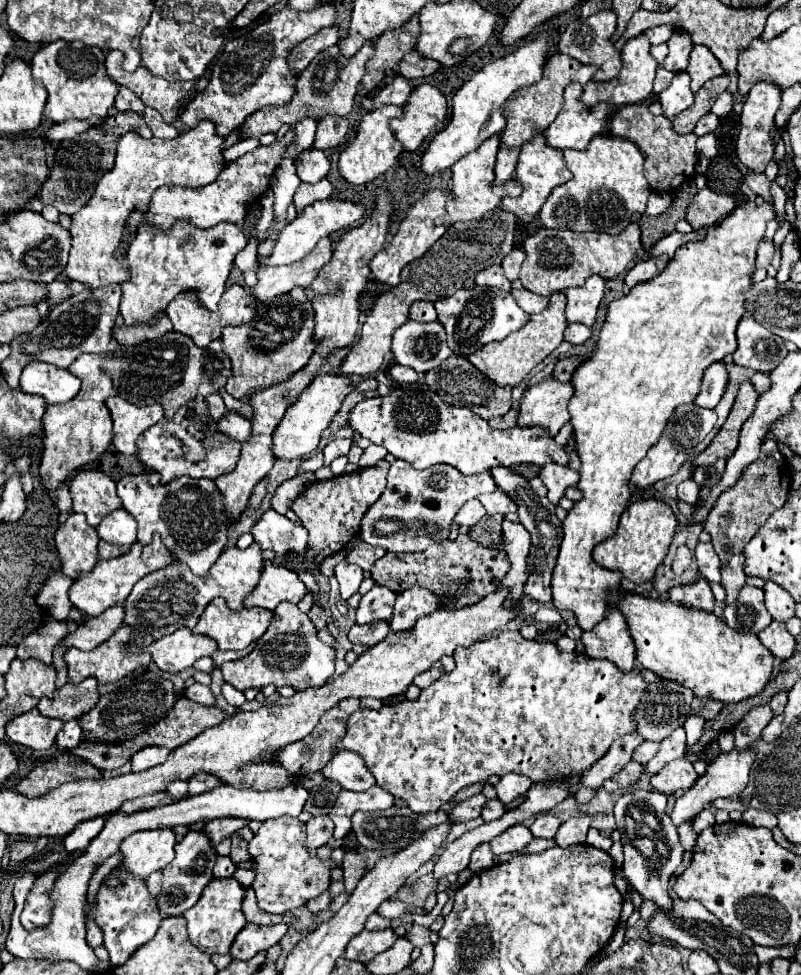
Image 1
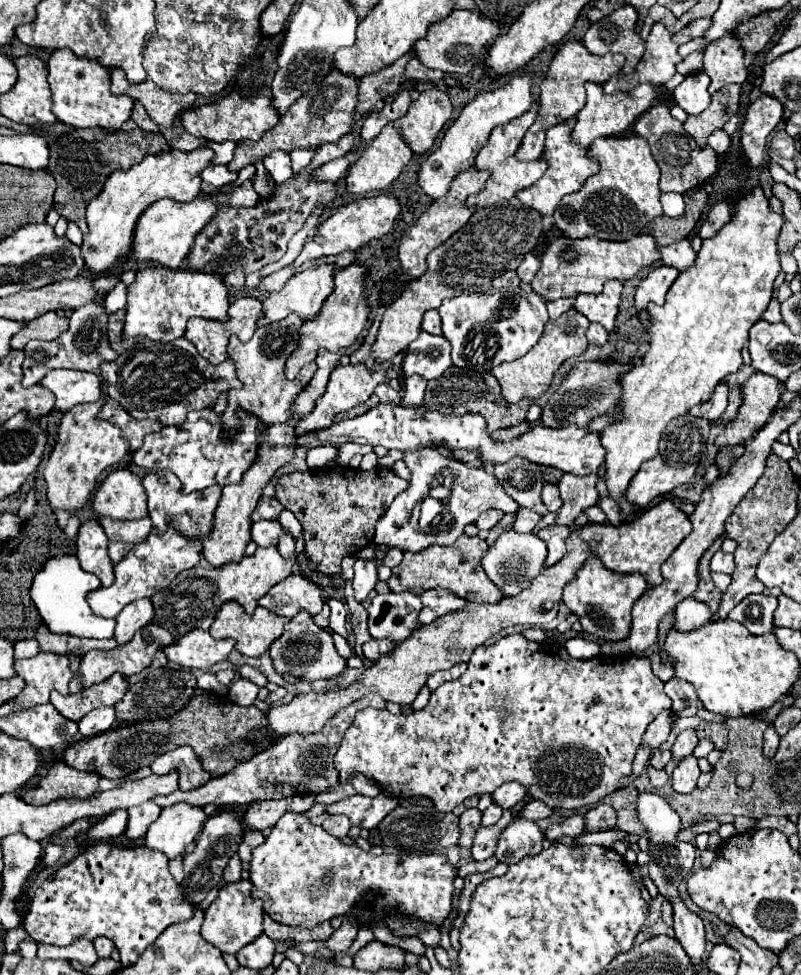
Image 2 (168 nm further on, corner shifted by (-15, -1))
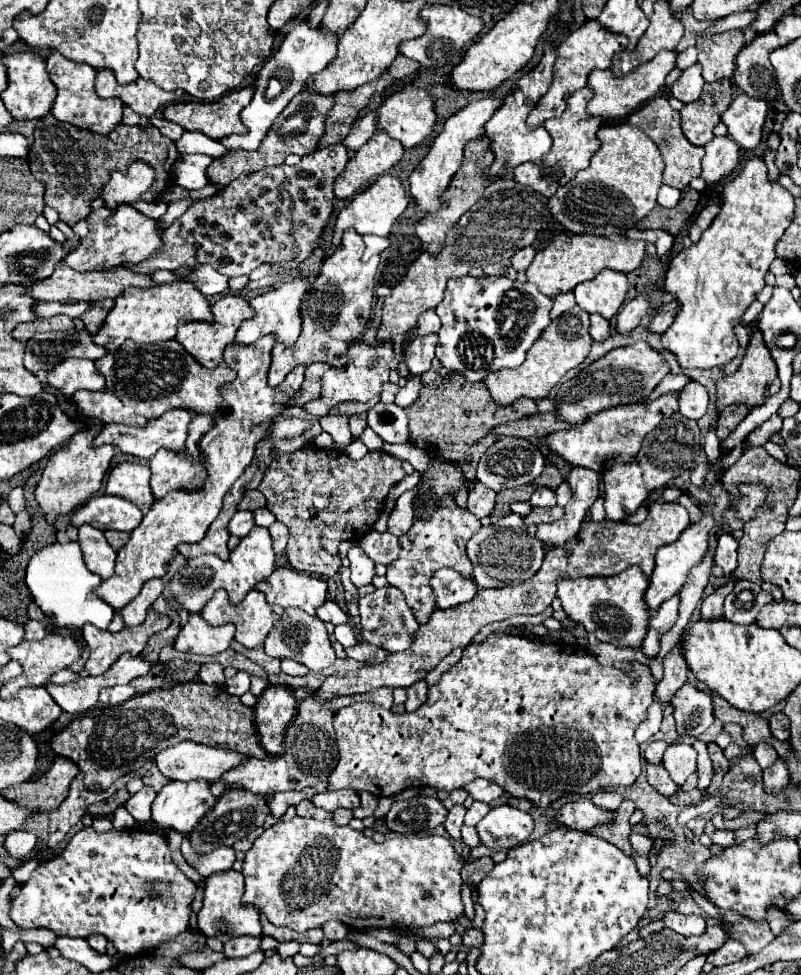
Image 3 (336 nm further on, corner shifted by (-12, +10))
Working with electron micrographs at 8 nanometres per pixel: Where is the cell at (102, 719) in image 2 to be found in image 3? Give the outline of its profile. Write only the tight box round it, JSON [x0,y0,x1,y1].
[100,684,136,706]

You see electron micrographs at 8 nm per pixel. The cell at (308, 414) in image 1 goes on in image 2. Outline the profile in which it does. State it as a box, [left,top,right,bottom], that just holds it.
[295,365,387,437]

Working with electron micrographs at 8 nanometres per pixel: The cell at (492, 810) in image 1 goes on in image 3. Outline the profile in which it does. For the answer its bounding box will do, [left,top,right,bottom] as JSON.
[464,802,490,826]

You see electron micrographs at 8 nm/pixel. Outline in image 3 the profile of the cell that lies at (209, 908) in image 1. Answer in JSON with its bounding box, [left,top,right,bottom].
[198,870,260,942]

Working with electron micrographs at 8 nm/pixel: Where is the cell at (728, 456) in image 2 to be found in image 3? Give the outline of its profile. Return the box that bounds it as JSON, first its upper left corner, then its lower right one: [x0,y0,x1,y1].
[716,404,748,440]

